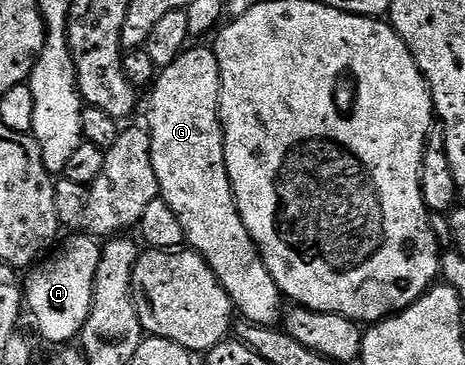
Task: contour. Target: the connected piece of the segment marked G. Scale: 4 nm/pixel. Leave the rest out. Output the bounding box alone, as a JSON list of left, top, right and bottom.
[150,47,284,327]

